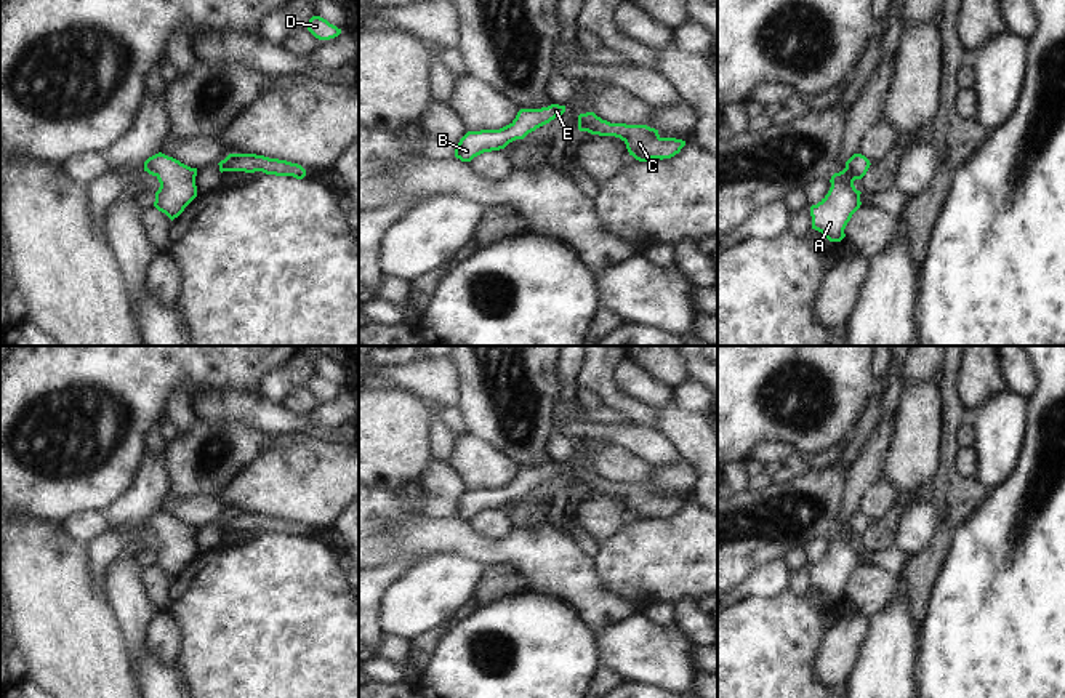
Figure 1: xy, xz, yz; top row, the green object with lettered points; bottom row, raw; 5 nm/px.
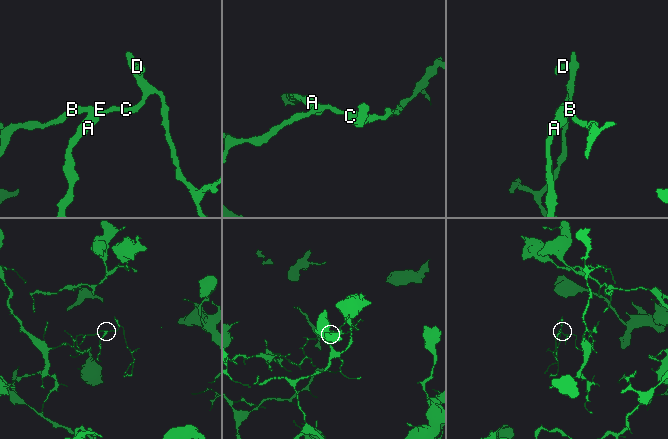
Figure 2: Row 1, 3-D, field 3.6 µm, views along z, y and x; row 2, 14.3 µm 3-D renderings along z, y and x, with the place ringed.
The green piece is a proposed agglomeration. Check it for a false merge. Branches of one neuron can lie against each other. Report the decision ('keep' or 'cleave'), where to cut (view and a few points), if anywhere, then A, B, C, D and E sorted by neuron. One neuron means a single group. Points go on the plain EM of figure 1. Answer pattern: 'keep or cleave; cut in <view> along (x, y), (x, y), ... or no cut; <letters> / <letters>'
keep; no cut; A B C D E

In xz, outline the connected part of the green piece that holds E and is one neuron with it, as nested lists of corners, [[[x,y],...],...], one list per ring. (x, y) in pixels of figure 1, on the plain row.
[[[551,463],[541,467],[520,467],[516,477],[500,488],[468,490],[455,507],[455,515],[471,520],[474,515],[504,507],[516,498],[524,498],[528,491],[549,482],[565,471],[565,464]]]

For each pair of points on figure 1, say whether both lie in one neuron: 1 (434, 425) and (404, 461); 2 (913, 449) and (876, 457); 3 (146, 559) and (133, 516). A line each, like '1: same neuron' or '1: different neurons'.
1: different neurons
2: different neurons
3: different neurons

